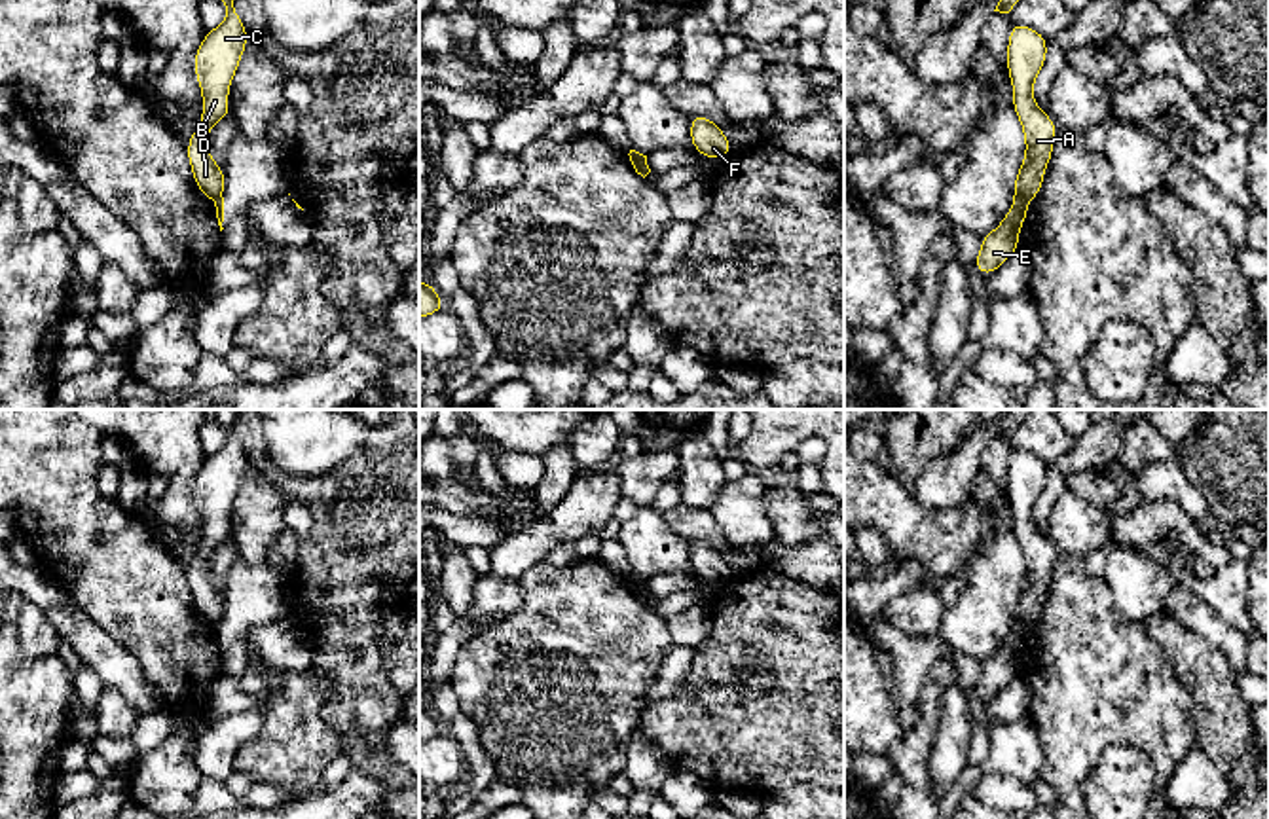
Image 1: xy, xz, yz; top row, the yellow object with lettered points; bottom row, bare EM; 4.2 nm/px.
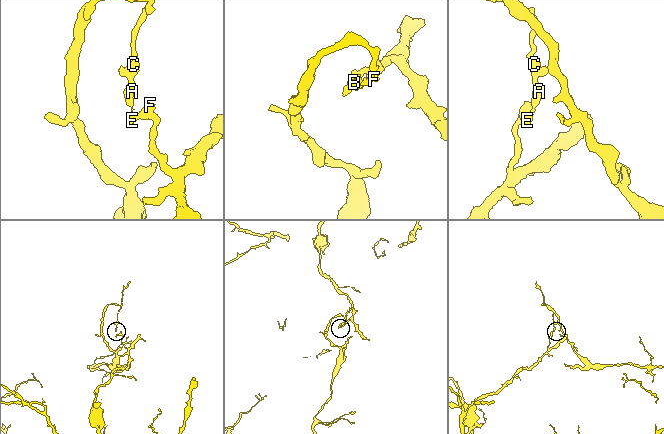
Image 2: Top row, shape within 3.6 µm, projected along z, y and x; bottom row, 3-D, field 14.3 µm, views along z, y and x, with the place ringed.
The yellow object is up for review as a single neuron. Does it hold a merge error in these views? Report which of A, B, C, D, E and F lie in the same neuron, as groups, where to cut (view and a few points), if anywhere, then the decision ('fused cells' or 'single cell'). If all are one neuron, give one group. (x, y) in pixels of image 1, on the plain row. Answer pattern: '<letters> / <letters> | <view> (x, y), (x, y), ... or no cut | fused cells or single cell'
A B C D / E F | yz (1015, 618), (1027, 626) | fused cells

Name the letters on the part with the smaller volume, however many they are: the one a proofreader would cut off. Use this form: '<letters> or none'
A, B, C, D

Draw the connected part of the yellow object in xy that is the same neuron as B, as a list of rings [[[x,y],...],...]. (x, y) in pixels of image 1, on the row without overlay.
[[[216,410],[214,419],[226,430],[226,444],[220,451],[207,455],[193,482],[193,495],[203,519],[203,540],[186,569],[188,586],[197,614],[212,626],[222,620],[226,601],[209,576],[209,555],[212,550],[231,538],[228,516],[248,466],[245,449],[235,434],[235,417],[237,410]]]

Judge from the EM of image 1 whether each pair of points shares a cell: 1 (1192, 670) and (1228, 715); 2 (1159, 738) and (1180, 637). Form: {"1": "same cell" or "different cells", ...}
{"1": "same cell", "2": "different cells"}

